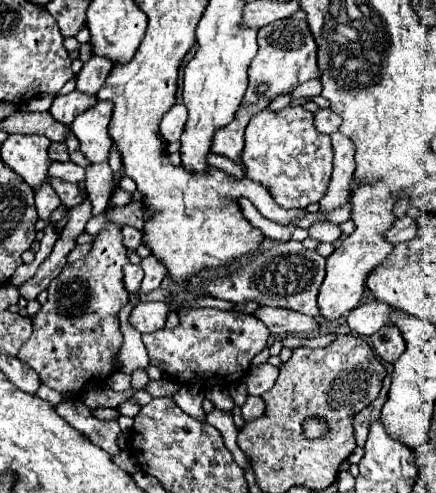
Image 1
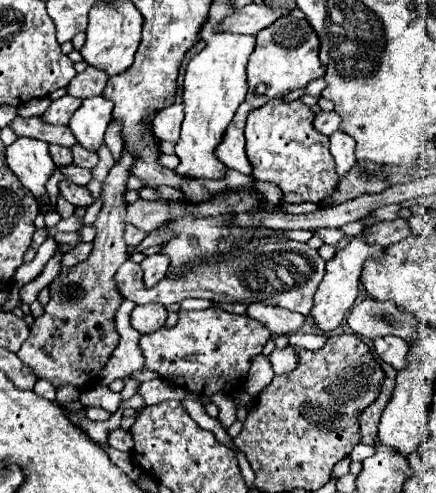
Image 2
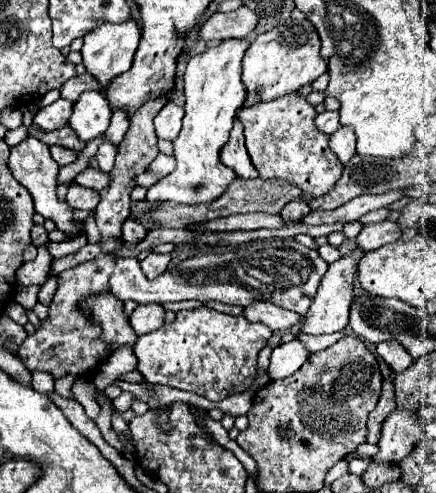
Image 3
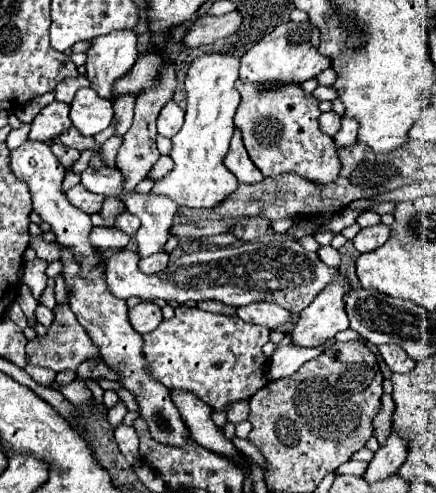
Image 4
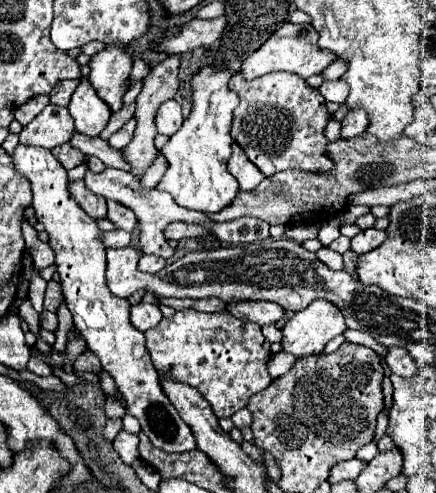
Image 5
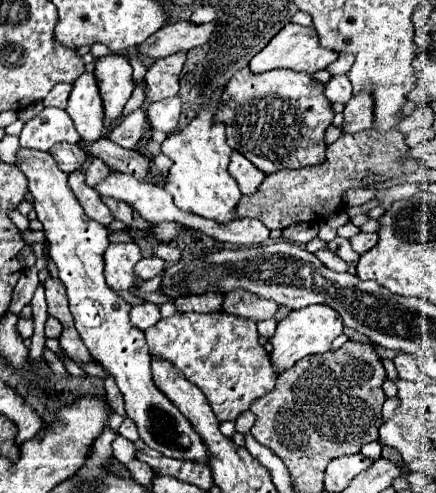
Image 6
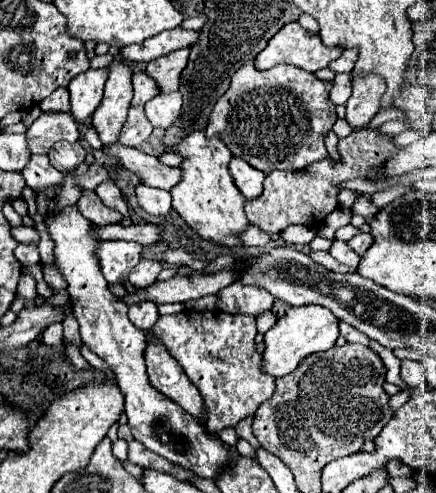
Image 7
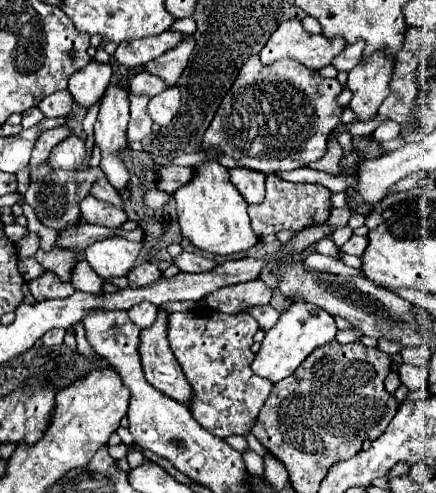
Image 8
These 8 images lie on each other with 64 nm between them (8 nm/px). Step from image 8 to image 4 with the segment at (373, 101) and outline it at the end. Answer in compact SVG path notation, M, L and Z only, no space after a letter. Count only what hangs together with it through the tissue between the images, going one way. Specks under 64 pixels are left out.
M342 120L342 128L332 136L336 148L350 148L356 142L356 120Z

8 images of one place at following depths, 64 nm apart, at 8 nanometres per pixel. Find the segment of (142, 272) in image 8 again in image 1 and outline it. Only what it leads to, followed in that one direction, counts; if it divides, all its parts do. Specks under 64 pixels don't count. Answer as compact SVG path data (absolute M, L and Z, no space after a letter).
M148 256L142 260L142 270L144 270L144 280L140 284L140 292L142 294L148 294L148 292L154 292L160 288L164 276L166 276L166 268L154 258L154 256Z

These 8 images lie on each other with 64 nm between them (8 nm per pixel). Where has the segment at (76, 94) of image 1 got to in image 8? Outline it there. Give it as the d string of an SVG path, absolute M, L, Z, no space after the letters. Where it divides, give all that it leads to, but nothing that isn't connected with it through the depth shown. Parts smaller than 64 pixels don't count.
M68 124L64 126L56 126L56 128L48 128L44 132L40 132L40 136L36 138L36 144L34 144L34 150L32 150L32 158L30 158L30 164L40 164L40 162L46 162L50 150L62 142L64 138L70 138L72 136L72 130Z

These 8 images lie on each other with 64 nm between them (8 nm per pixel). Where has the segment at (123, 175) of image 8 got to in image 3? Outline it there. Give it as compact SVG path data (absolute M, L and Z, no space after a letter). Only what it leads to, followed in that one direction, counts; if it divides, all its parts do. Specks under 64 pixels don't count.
M130 16L128 20L124 20L124 22L120 22L120 24L114 24L114 22L100 22L100 24L96 24L96 28L94 30L90 30L86 36L84 36L84 46L82 46L82 50L80 50L80 54L82 54L82 58L84 58L84 66L86 66L86 70L90 72L90 74L94 74L98 80L100 80L100 84L104 86L104 90L106 90L106 86L108 86L108 82L112 80L112 78L116 78L118 74L122 74L122 72L126 72L130 66L132 66L132 58L134 58L134 52L136 52L136 48L138 48L138 42L140 42L140 26L138 26L138 22Z

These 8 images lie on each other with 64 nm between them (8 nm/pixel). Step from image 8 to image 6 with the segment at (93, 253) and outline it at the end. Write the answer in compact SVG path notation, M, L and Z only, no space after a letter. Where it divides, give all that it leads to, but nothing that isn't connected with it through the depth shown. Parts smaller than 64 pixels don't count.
M110 244L104 252L104 276L106 284L114 292L130 290L140 284L140 278L134 274L134 264L141 259L141 250L134 244Z

